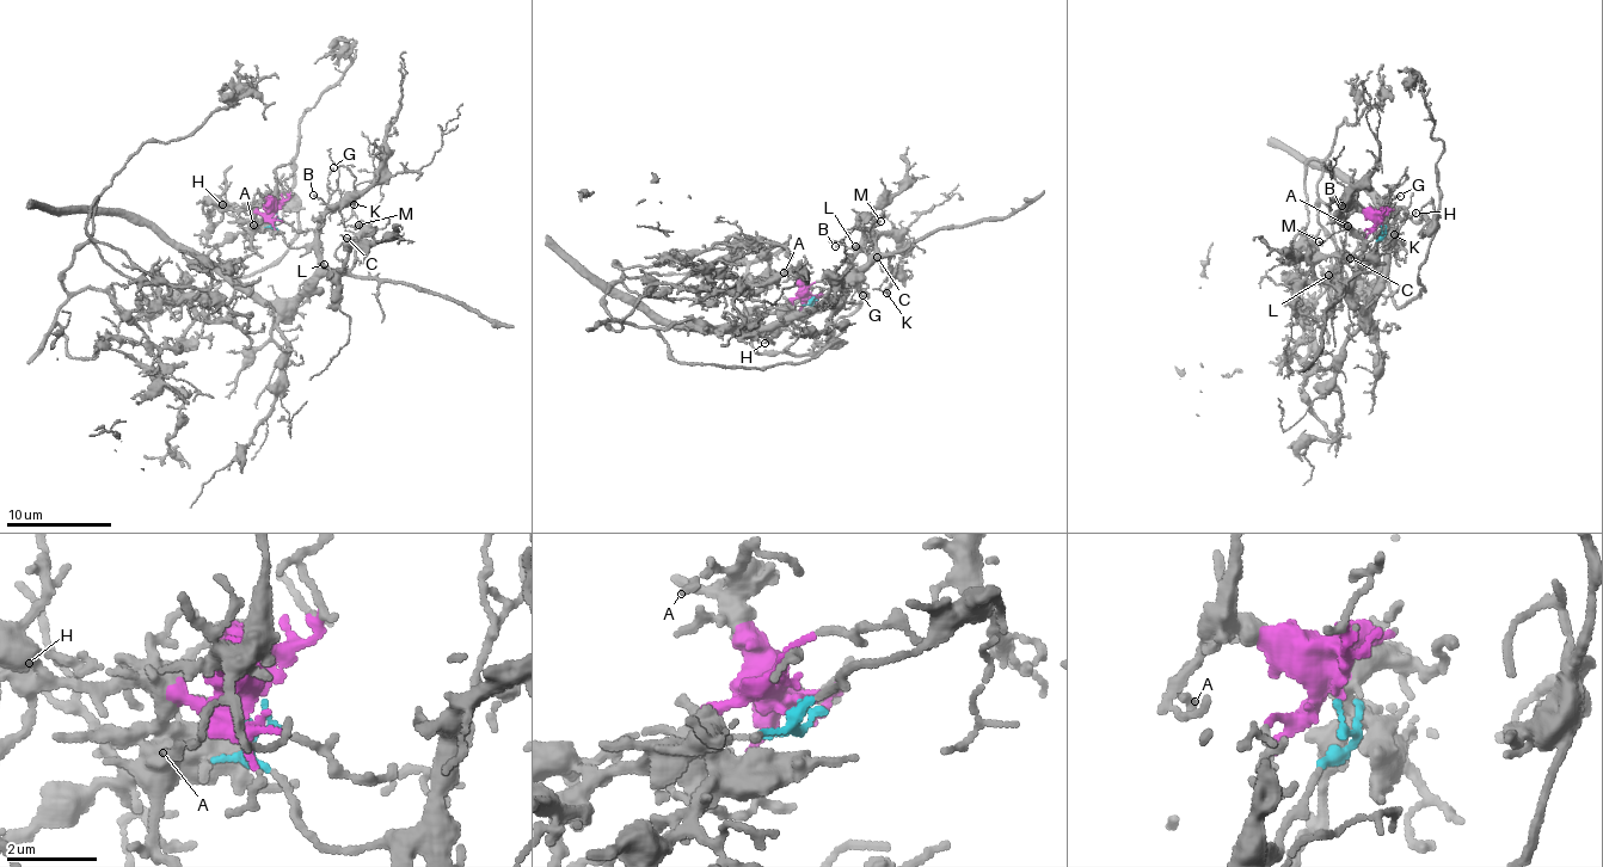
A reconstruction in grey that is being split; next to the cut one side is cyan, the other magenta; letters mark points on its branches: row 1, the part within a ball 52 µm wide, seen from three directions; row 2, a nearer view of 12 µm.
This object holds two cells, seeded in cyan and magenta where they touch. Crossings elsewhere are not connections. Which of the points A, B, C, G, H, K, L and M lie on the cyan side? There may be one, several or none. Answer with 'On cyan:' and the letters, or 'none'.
On cyan: B, C, G, K, L, M

